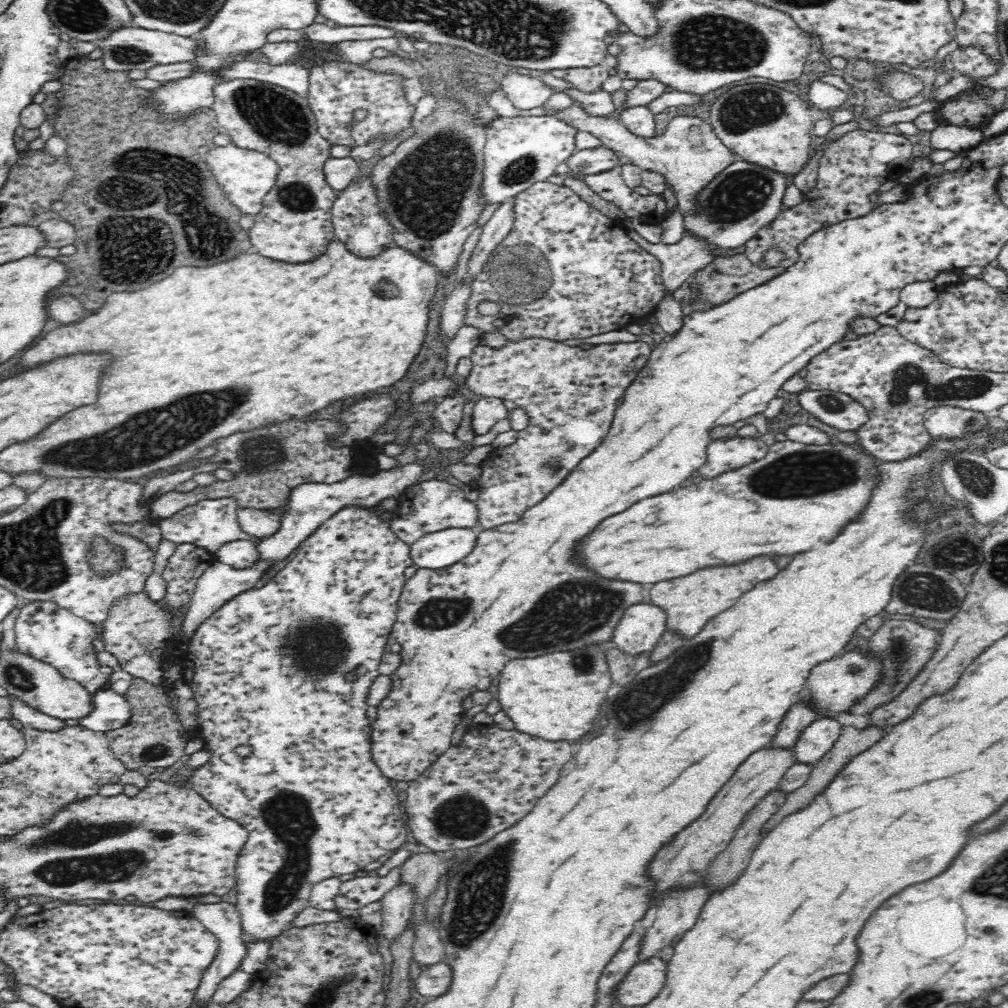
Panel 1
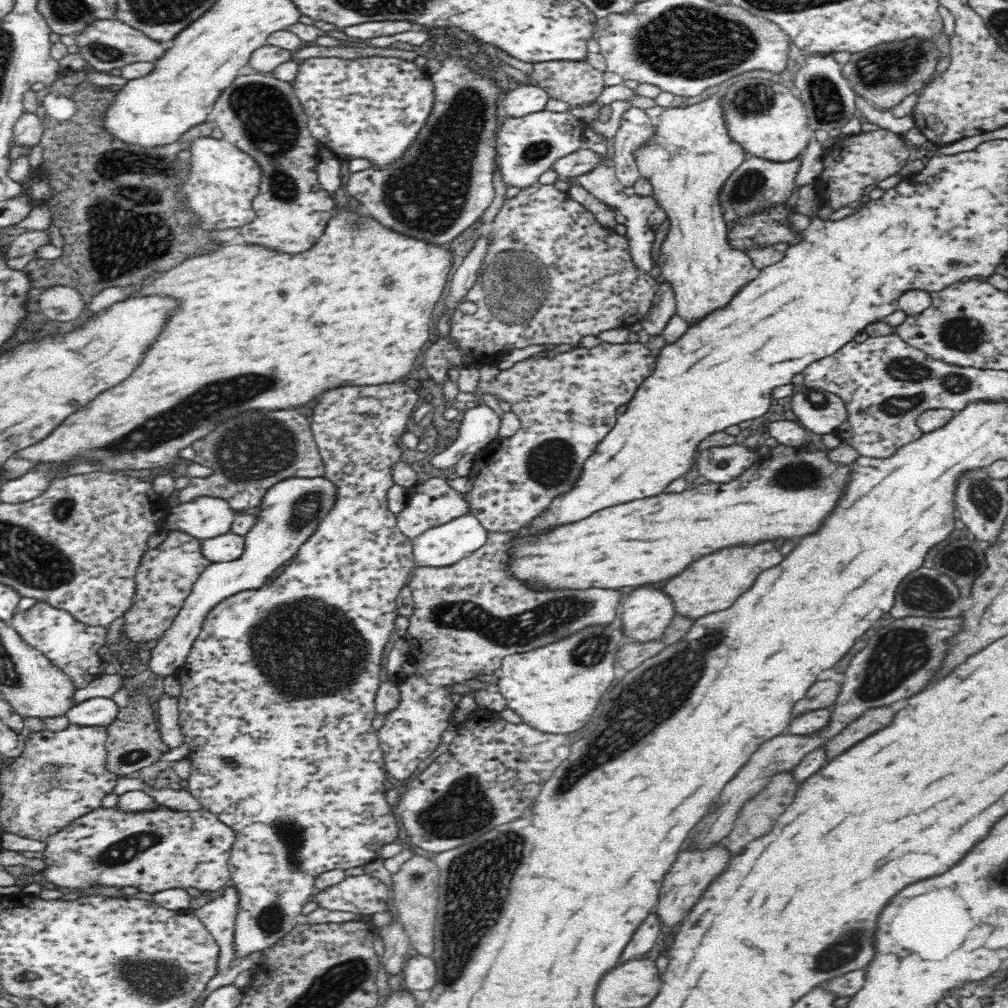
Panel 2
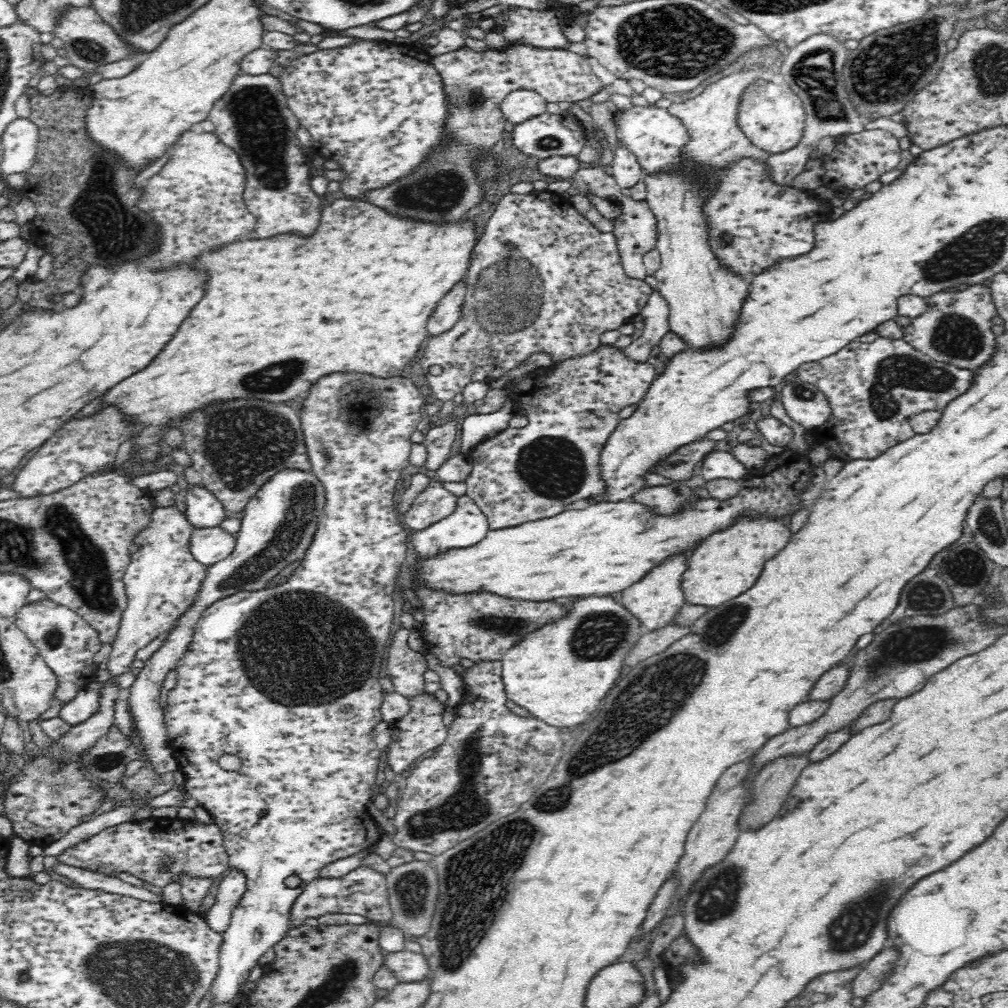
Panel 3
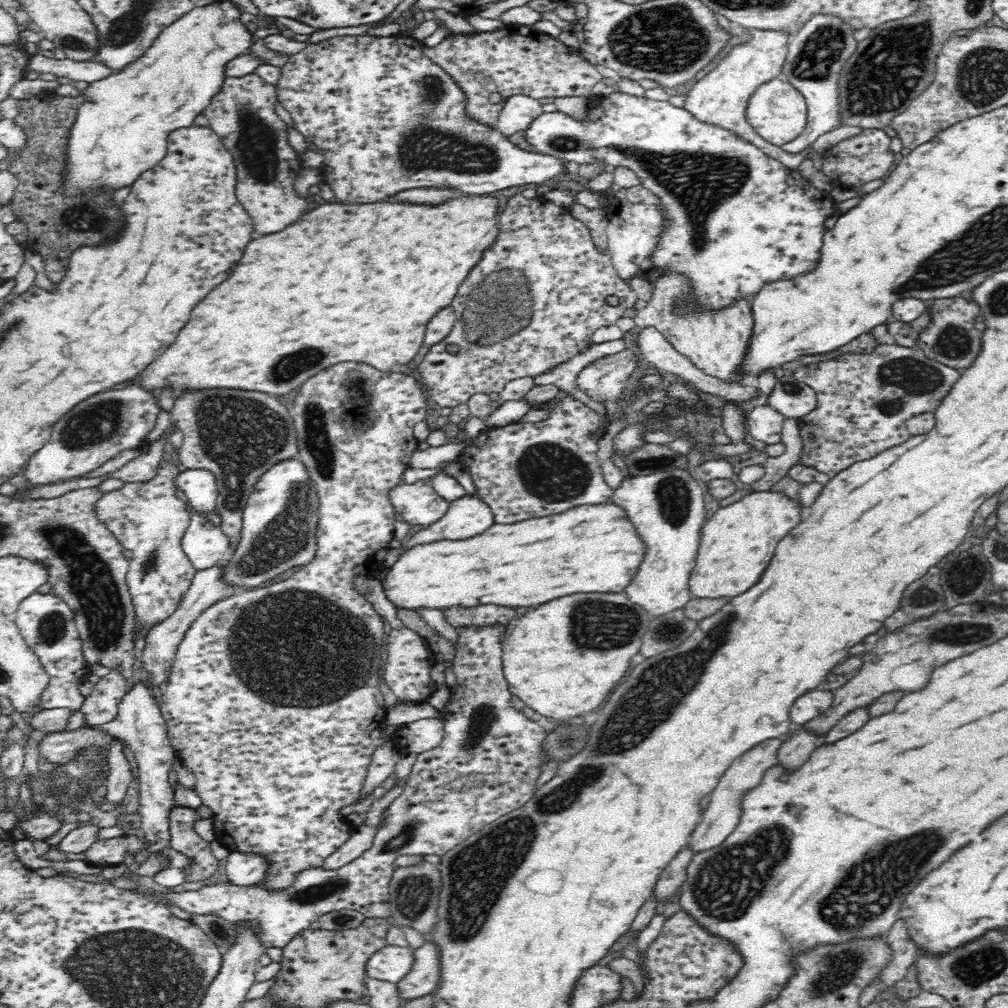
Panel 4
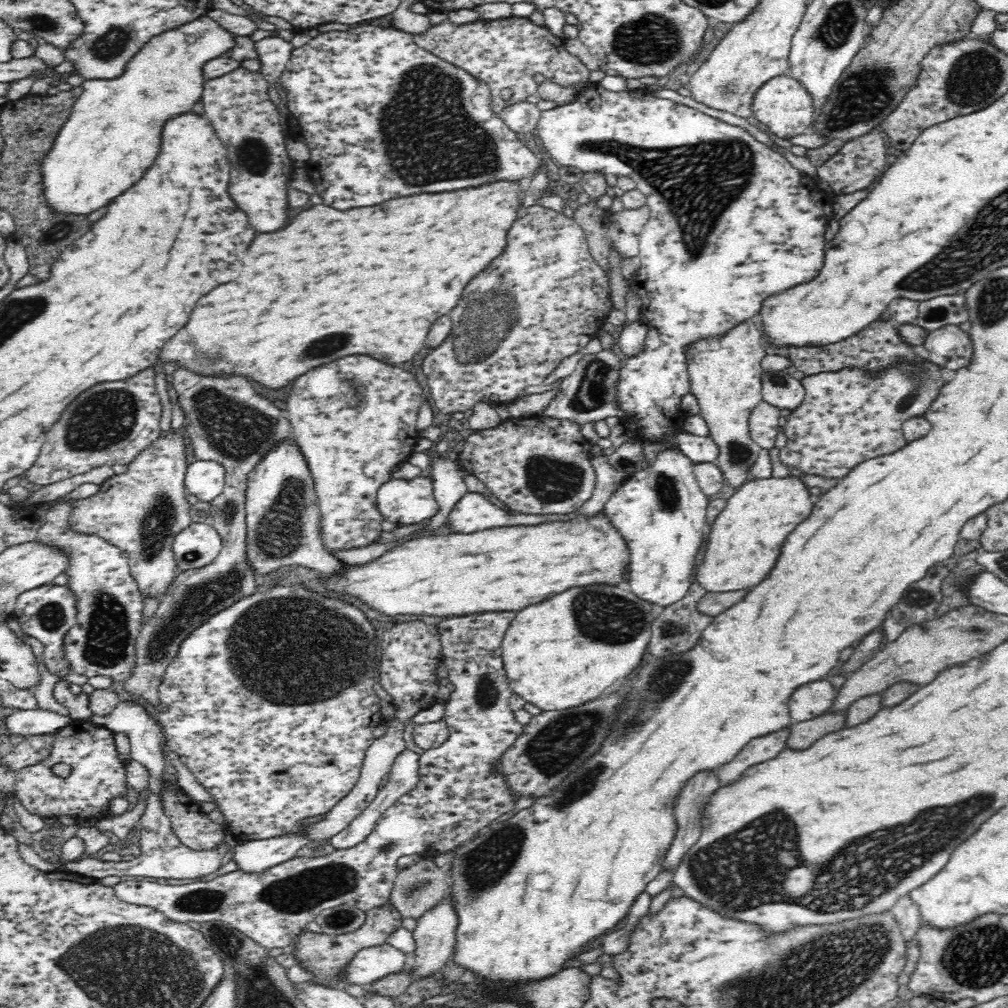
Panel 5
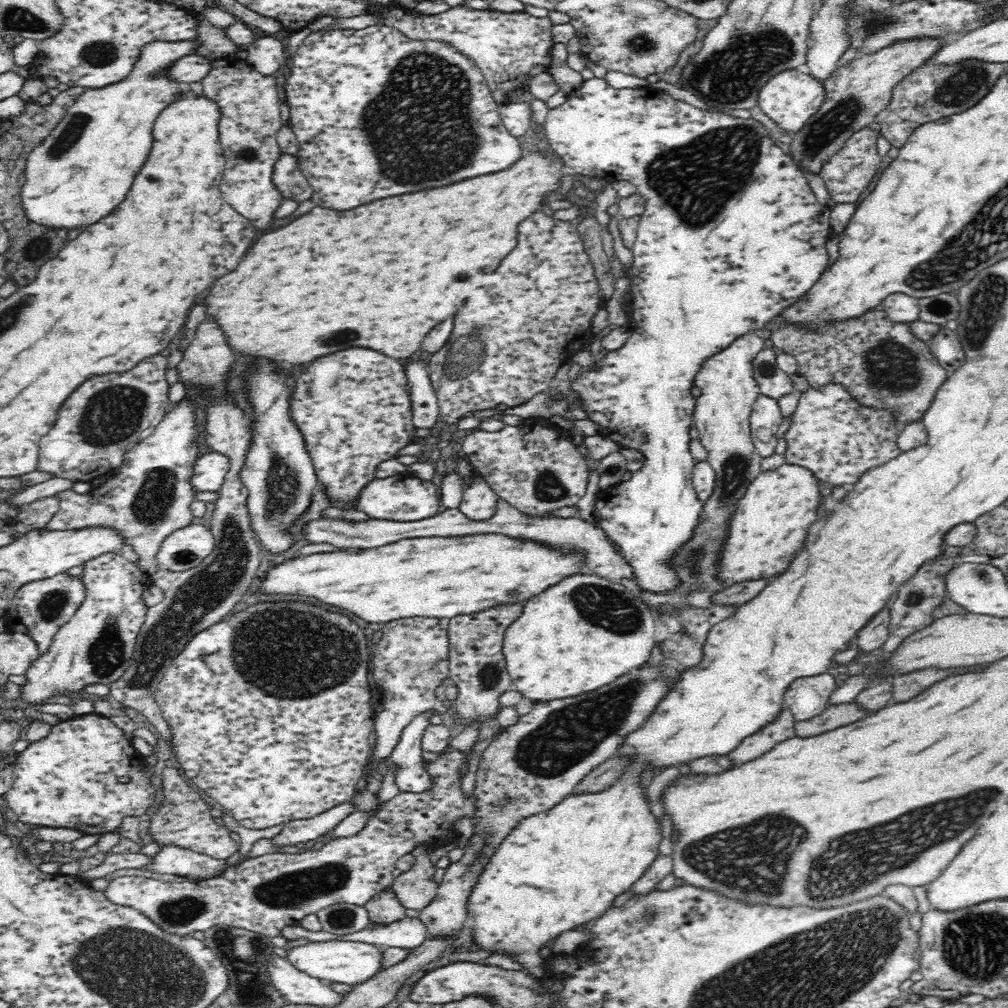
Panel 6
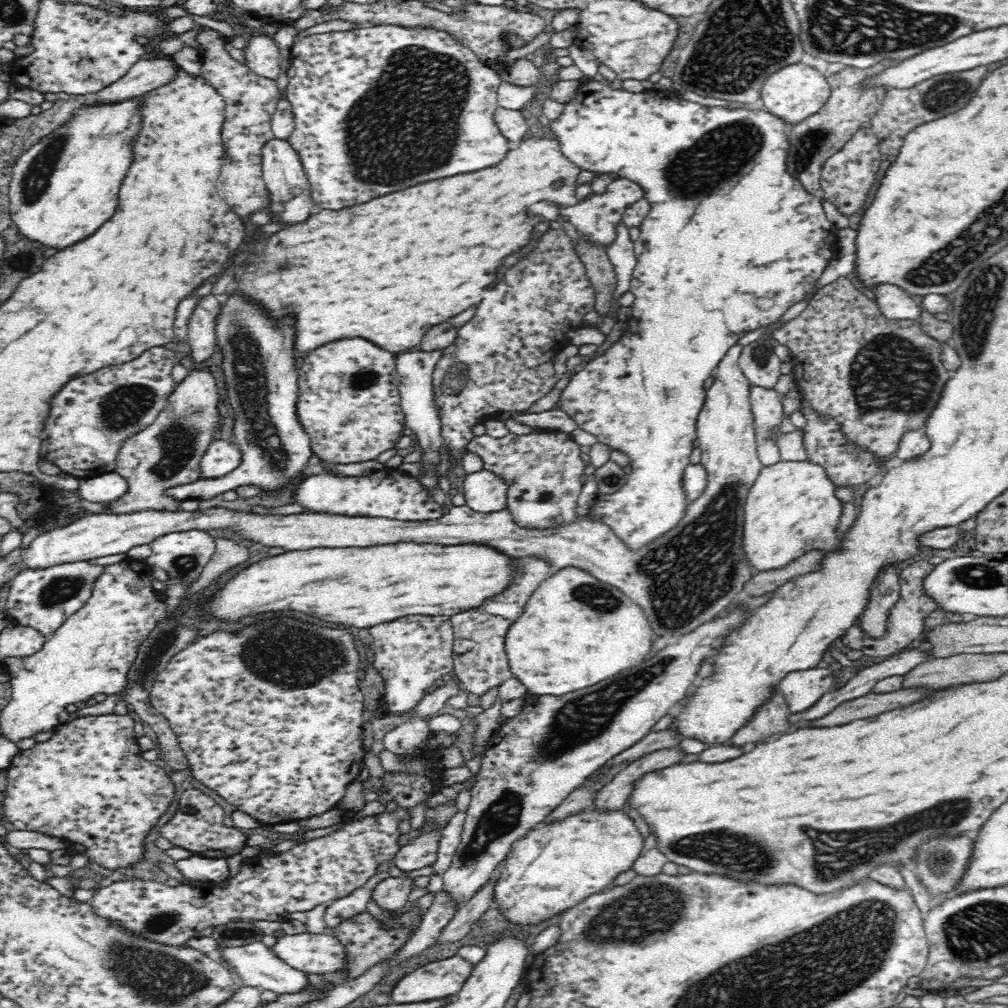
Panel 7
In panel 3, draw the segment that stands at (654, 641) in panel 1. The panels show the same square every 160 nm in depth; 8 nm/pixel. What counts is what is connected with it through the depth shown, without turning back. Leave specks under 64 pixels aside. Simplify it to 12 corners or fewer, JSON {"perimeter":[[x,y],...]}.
{"perimeter":[[684,556],[622,591],[645,633],[671,624],[685,605]]}

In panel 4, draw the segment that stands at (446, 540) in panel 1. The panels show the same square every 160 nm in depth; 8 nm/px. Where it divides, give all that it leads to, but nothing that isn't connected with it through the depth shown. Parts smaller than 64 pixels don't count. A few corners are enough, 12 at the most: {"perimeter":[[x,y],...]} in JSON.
{"perimeter":[[477,495],[451,501],[442,518],[390,548],[384,567],[412,546],[466,540],[489,529],[492,511]]}

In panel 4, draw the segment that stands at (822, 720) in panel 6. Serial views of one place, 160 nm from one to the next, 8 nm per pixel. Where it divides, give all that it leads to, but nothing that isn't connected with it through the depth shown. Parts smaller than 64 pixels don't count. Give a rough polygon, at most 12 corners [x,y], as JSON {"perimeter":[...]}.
{"perimeter":[[796,729],[780,745],[777,764],[794,774],[824,736]]}

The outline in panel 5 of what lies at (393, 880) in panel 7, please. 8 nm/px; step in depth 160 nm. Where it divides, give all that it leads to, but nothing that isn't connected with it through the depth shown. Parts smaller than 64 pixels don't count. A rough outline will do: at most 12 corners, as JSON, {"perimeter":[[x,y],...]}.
{"perimeter":[[391,903],[333,935],[304,930],[292,956],[308,981],[333,989],[366,948],[402,926]]}

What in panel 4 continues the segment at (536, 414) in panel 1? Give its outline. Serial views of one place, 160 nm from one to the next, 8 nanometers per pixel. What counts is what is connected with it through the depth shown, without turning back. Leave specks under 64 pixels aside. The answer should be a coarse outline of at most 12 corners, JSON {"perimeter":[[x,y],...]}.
{"perimeter":[[644,394],[573,395],[457,460],[496,524],[612,503],[598,444]]}

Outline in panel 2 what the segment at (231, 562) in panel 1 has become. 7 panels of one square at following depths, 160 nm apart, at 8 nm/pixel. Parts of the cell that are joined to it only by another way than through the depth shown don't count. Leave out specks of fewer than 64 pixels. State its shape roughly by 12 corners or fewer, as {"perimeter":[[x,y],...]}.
{"perimeter":[[229,532],[202,541],[210,563],[244,555],[244,536]]}

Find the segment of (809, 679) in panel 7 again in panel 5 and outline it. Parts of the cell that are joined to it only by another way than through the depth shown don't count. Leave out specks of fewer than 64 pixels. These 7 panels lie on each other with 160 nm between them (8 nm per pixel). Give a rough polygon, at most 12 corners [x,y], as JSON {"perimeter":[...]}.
{"perimeter":[[827,680],[802,686],[790,698],[790,716],[822,716],[837,695]]}

